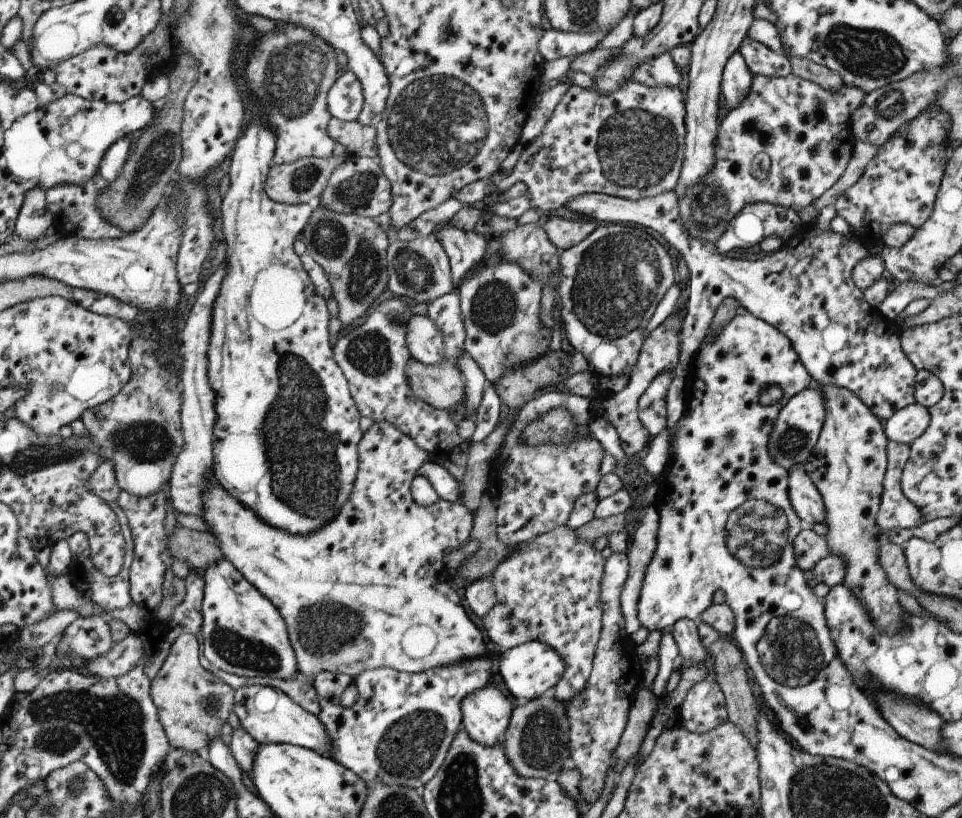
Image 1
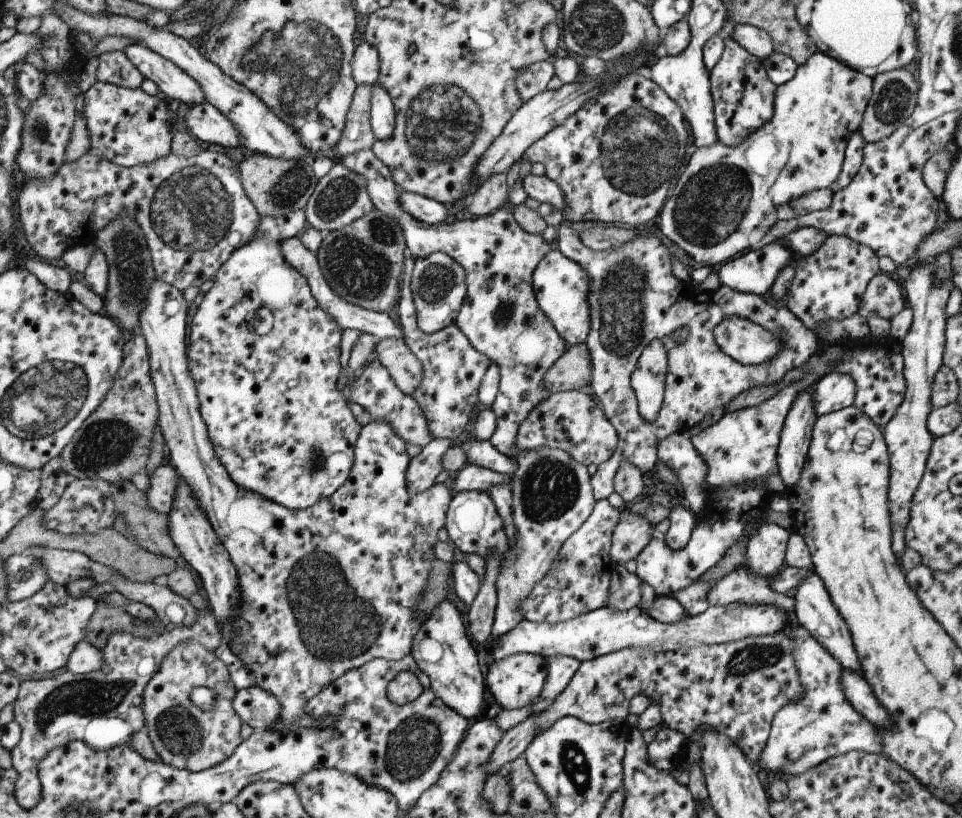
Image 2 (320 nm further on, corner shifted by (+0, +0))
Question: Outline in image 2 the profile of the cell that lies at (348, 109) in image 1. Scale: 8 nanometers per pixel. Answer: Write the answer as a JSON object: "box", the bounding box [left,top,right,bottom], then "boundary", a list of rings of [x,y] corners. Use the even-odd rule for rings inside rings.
{"box":[350,42,379,85],"boundary":[[[367,42],[359,44],[354,48],[352,53],[350,72],[353,78],[353,84],[371,85],[378,81],[379,60],[373,46],[369,46]]]}

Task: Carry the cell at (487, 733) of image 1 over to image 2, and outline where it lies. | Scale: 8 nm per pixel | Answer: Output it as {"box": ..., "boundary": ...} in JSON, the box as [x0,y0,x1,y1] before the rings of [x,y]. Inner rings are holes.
{"box":[411,599,486,722],"boundary":[[[445,599],[423,620],[421,628],[413,636],[411,658],[427,676],[429,688],[436,698],[465,720],[472,722],[478,719],[486,689],[483,663],[480,655],[471,647],[469,638],[465,637],[465,626],[459,612]]]}

